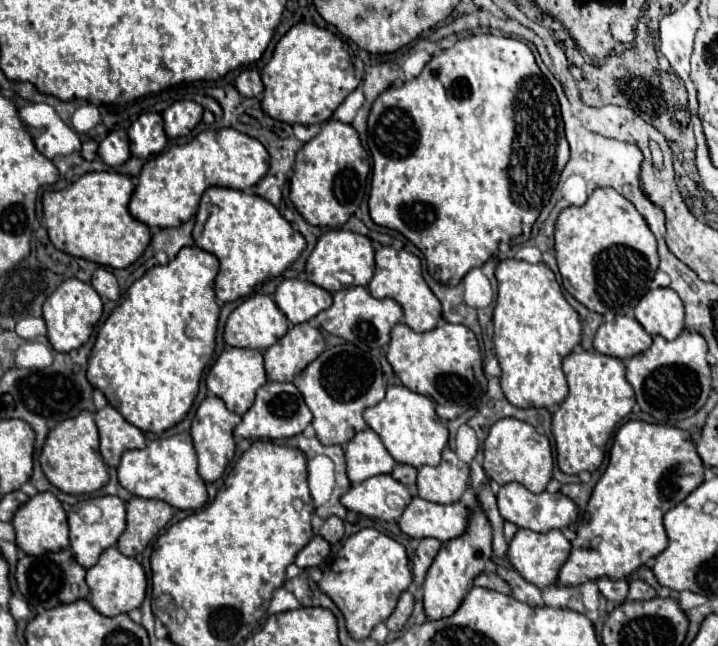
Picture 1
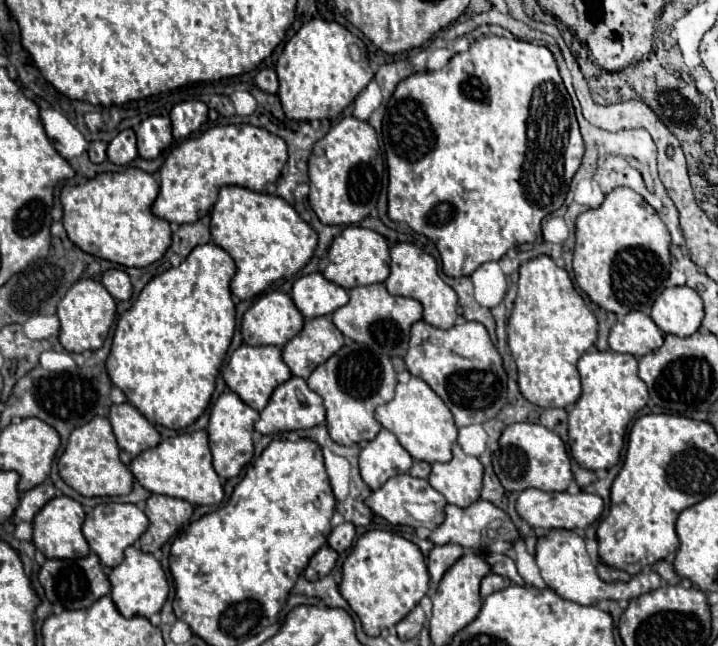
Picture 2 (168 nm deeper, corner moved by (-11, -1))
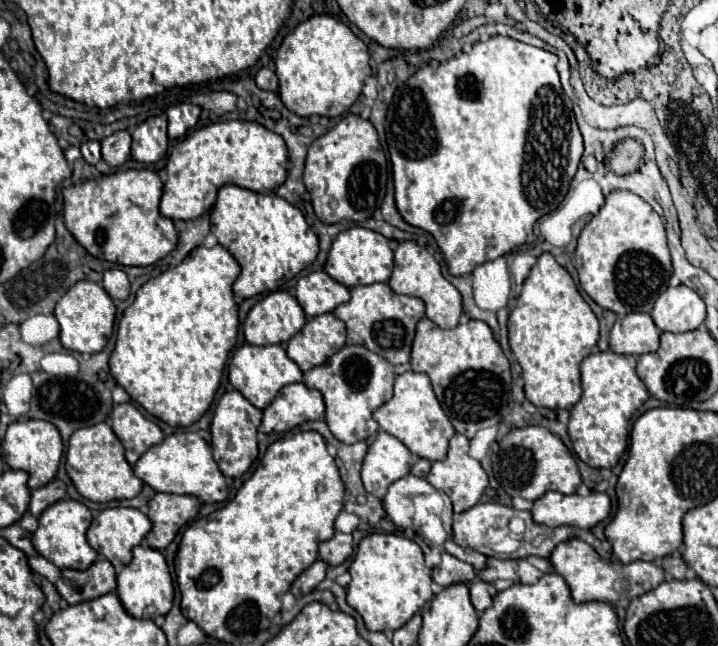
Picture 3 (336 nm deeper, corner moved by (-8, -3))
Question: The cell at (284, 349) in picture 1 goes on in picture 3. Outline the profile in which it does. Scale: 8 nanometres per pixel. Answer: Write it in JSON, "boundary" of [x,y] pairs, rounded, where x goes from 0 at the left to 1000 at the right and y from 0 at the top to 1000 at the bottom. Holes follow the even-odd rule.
{"boundary":[[[446,486],[398,533],[398,548],[421,576],[451,563],[482,533],[482,508],[462,486]]]}

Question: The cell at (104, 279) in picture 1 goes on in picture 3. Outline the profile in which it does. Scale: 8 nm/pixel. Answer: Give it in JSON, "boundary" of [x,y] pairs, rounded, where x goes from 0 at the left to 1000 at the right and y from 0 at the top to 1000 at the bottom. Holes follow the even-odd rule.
{"boundary":[[[156,415],[156,418],[148,418],[145,421],[145,437],[142,437],[145,449],[159,461],[159,464],[175,464],[178,455],[181,455],[181,437],[178,437],[178,427],[164,418],[164,415]]]}

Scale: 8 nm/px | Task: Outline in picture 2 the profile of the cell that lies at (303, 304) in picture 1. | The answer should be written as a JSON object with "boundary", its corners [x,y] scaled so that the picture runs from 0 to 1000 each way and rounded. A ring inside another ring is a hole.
{"boundary":[[[447,421],[419,427],[405,449],[405,461],[425,492],[458,489],[486,467],[483,449],[458,437]]]}

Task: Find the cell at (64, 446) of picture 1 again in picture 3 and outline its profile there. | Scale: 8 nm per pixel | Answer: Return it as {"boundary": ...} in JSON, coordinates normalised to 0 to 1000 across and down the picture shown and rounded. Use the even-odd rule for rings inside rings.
{"boundary":[[[139,653],[123,663],[111,663],[97,675],[92,718],[89,718],[106,759],[128,777],[153,777],[187,771],[198,759],[198,746],[184,734],[181,718],[173,709],[173,693],[150,653]]]}

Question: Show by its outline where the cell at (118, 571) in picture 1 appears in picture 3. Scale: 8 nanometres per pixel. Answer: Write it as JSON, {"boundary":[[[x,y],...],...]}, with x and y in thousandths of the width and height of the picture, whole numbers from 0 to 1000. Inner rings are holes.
{"boundary":[[[189,845],[184,851],[184,870],[162,892],[162,898],[164,898],[162,920],[173,944],[187,957],[214,960],[217,954],[228,954],[240,941],[242,907],[240,907],[234,873],[220,851],[206,848],[206,845]]]}

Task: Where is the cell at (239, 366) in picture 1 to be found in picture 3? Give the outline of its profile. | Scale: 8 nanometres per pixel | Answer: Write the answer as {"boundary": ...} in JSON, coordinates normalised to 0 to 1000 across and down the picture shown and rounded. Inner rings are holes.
{"boundary":[[[340,533],[340,536],[329,539],[323,548],[323,557],[318,567],[318,588],[351,628],[368,635],[382,619],[382,613],[390,607],[390,601],[396,601],[398,594],[407,594],[407,591],[418,591],[421,576],[398,551],[398,542],[387,533],[384,536]]]}

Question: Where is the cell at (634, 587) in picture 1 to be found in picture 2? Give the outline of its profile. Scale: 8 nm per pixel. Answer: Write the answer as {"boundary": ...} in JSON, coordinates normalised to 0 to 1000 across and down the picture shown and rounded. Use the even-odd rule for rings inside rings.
{"boundary":[[[770,820],[762,824],[751,842],[748,842],[748,876],[753,882],[753,892],[765,910],[770,910],[781,926],[804,932],[804,935],[831,935],[837,929],[879,929],[890,920],[901,920],[907,913],[915,913],[921,907],[921,895],[915,885],[901,882],[884,889],[876,901],[843,901],[831,892],[831,879],[823,870],[815,836],[795,820]]]}

